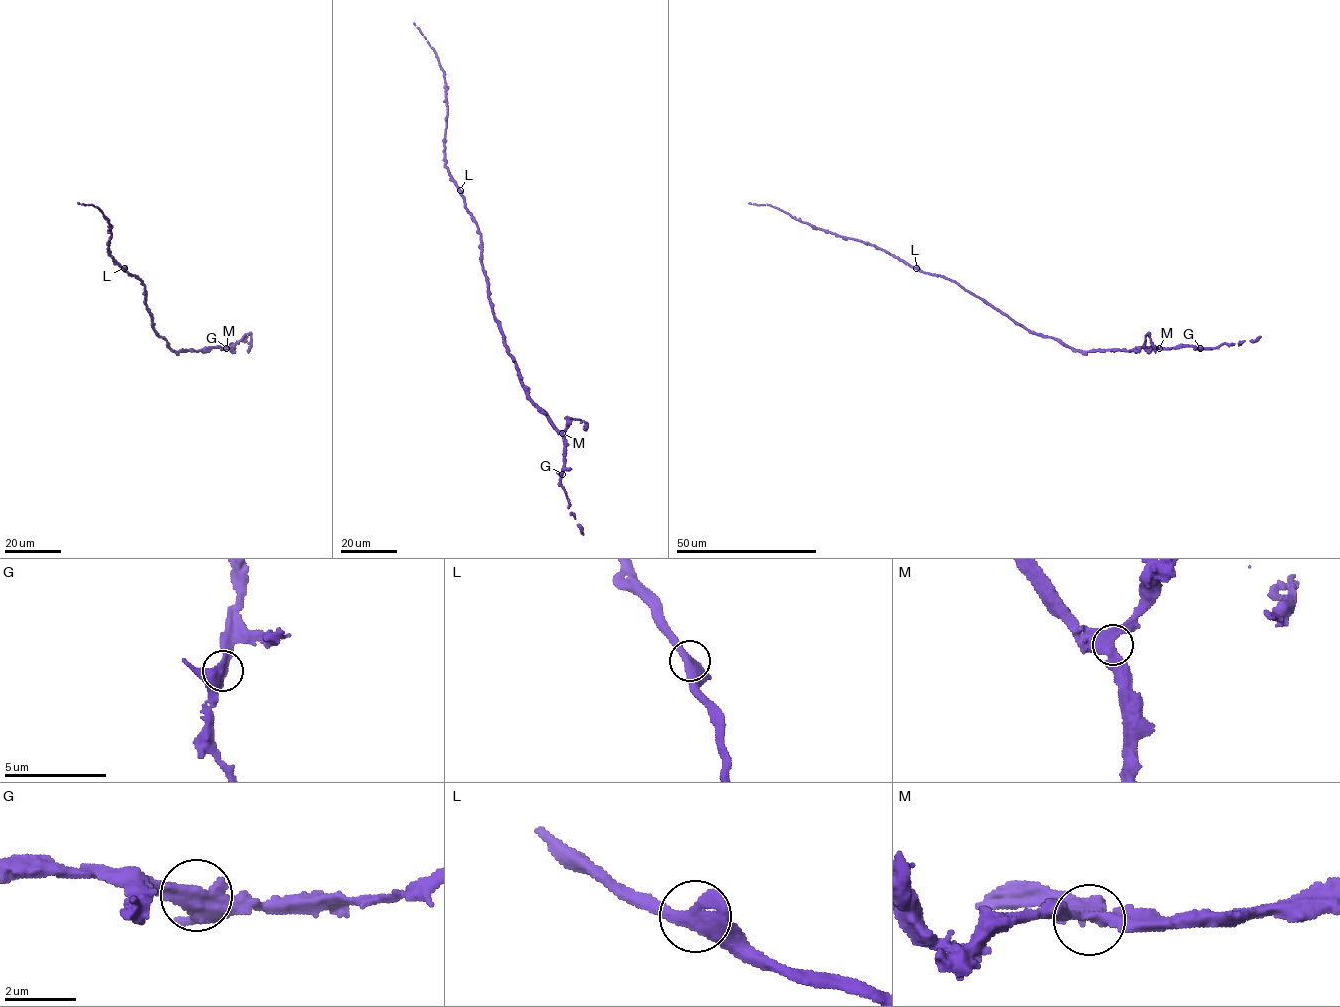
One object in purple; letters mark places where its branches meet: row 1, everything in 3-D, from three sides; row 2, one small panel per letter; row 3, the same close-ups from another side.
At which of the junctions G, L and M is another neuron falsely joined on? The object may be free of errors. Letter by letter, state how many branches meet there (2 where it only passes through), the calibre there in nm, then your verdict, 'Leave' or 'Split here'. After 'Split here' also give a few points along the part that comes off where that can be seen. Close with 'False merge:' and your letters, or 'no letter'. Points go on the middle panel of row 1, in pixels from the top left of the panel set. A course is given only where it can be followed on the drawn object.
G: Branches: 3. Thickness 400 nm. Leave
L: Branches: 3. Thickness 400 nm. Leave
M: Branches: 3. Thickness 380 nm. Leave
False merge: no letter

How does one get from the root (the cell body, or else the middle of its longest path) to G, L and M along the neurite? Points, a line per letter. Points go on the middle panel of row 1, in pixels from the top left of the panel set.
G: (485, 274), (493, 315), (508, 354), (515, 363), (521, 384), (563, 438), (562, 474)
L: (485, 274), (480, 233), (460, 190)
M: (485, 274), (493, 315), (508, 354), (515, 363), (521, 384), (526, 394), (562, 433)

